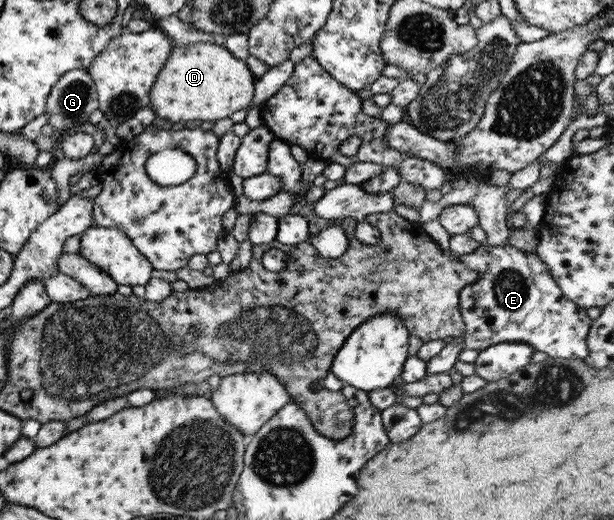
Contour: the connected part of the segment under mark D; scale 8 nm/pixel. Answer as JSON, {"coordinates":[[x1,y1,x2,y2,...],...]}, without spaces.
{"coordinates":[[213,42,175,46,150,91,150,107,158,117,172,123,212,121,235,117,254,98,256,78,246,62,234,57,224,45]]}

